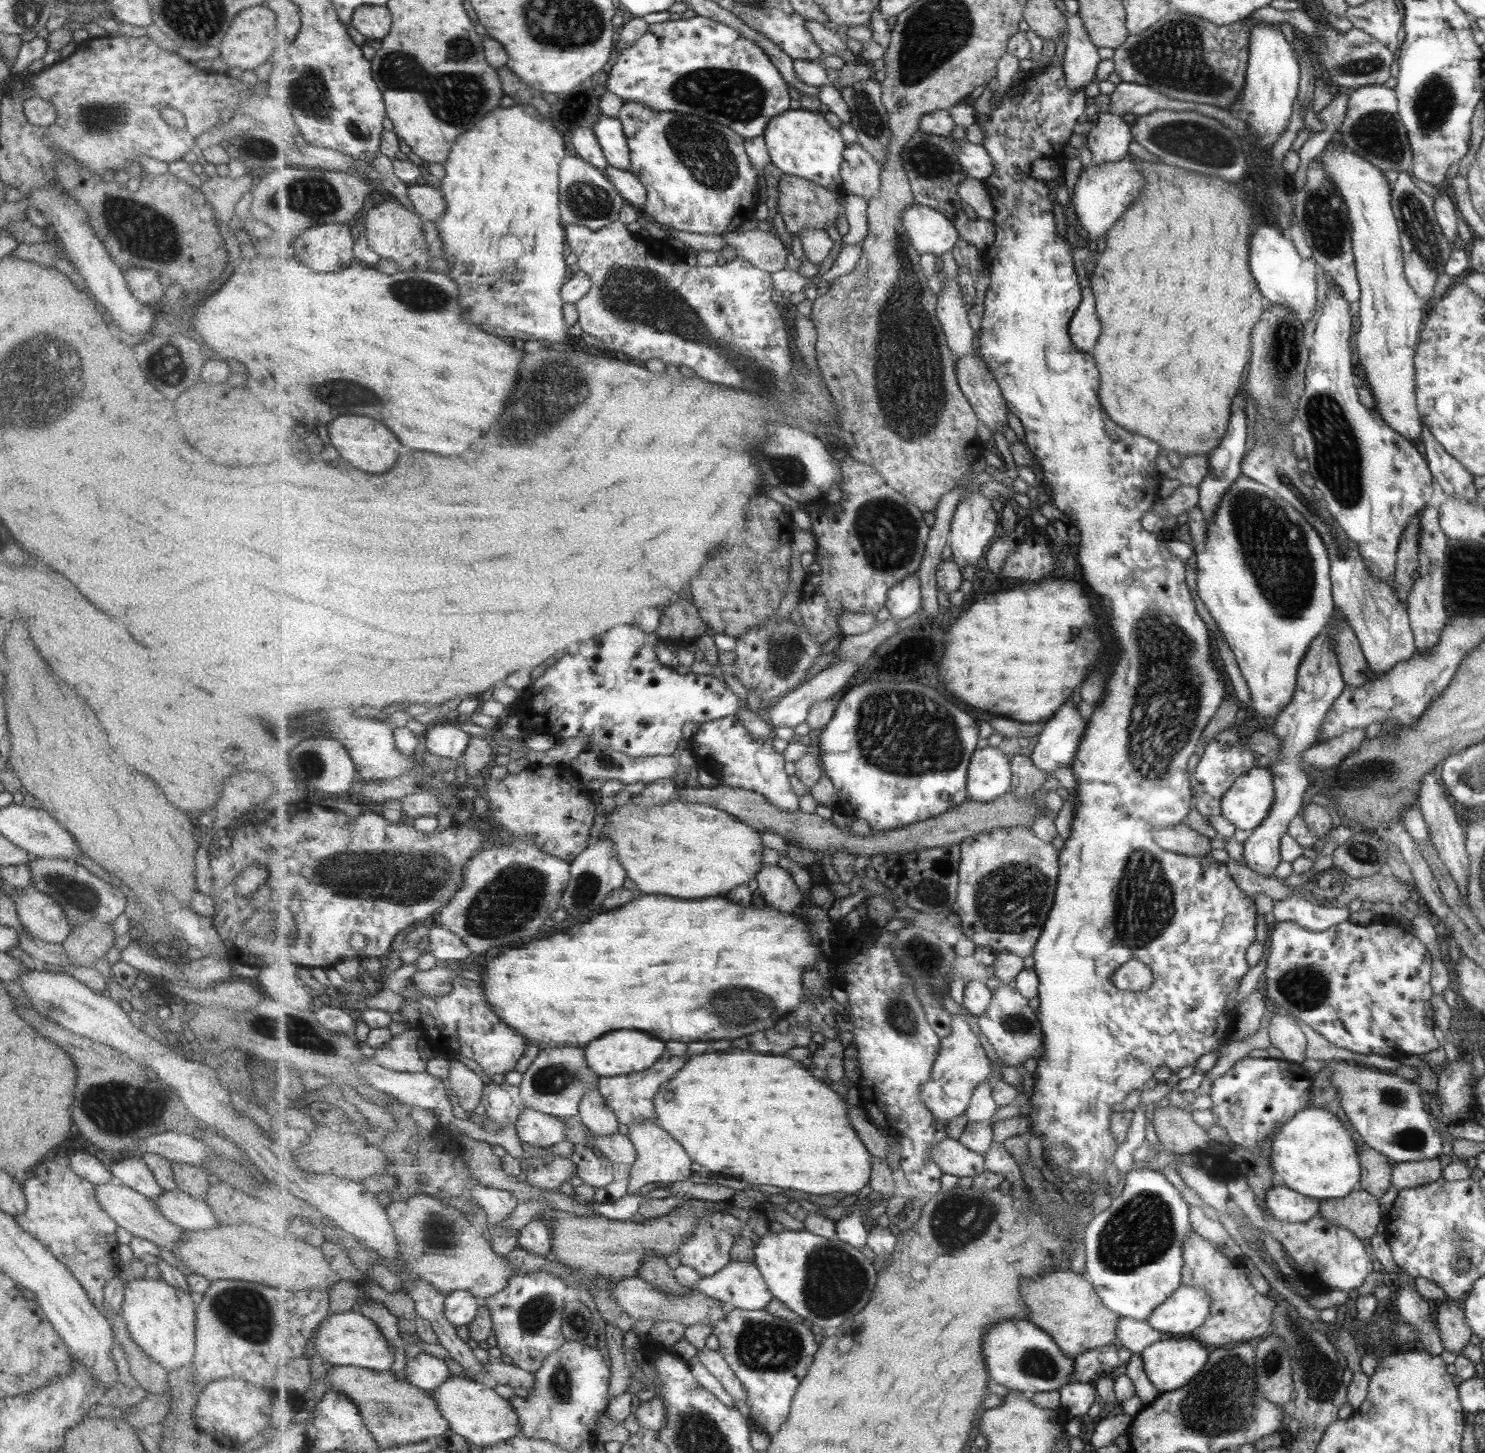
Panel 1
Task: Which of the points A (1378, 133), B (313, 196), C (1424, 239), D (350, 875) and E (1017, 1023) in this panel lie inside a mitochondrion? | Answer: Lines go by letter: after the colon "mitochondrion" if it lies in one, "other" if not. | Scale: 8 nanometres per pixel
A: mitochondrion
B: mitochondrion
C: mitochondrion
D: mitochondrion
E: mitochondrion

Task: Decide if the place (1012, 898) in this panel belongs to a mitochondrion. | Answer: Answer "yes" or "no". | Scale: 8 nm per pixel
yes

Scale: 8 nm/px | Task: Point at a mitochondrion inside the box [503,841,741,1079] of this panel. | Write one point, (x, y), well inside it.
(587, 885)

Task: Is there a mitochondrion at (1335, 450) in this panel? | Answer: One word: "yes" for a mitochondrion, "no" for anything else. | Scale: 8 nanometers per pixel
yes

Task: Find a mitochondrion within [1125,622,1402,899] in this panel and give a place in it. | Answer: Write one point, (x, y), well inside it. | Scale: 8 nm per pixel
(1360, 778)

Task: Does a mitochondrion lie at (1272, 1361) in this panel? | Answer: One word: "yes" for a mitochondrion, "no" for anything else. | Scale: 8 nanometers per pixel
yes

